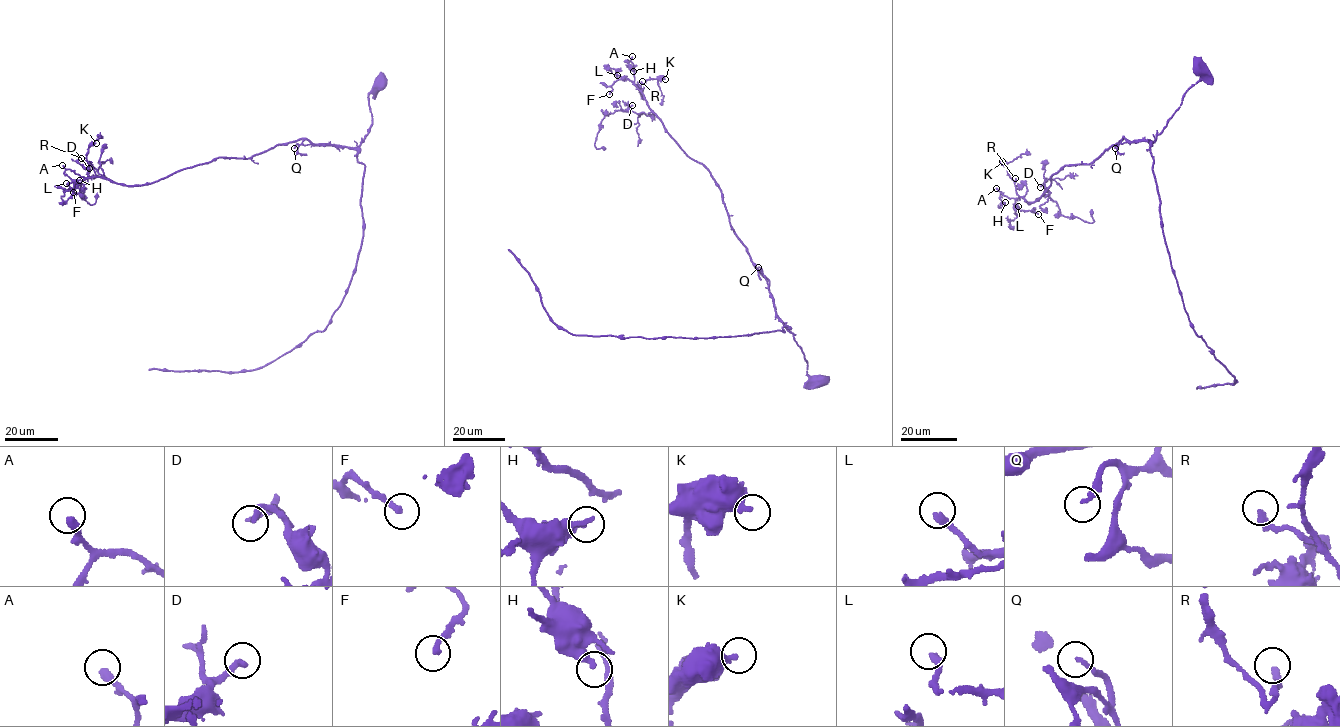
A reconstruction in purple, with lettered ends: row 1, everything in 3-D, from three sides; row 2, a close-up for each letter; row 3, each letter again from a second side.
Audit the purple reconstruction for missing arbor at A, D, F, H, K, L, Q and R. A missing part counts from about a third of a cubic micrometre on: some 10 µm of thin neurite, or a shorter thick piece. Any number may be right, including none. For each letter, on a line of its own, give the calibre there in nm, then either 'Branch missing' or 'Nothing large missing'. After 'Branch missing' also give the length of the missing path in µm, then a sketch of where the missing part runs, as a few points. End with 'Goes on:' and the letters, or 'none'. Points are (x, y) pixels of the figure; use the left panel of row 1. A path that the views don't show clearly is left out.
A: Thickness 340 nm. Nothing large missing
D: Thickness 260 nm. Nothing large missing
F: Thickness 240 nm. Nothing large missing
H: Thickness 300 nm. Nothing large missing
K: Thickness 360 nm. Nothing large missing
L: Thickness 280 nm. Nothing large missing
Q: Thickness 180 nm. Nothing large missing
R: Thickness 240 nm. Branch missing. Missing length about 15 µm. Course of what is missing: (81, 158), (85, 154), (93, 155), (99, 145)
Goes on: R

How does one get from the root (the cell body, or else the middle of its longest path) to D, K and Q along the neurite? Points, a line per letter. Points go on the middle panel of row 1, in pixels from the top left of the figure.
D: (820, 381), (776, 316), (768, 280), (734, 231), (711, 173), (655, 114), (625, 110), (632, 105)
K: (820, 381), (776, 316), (718, 184), (648, 106), (645, 84), (665, 79)
Q: (820, 381), (808, 374), (804, 355), (792, 334), (776, 316), (774, 299), (758, 267)

